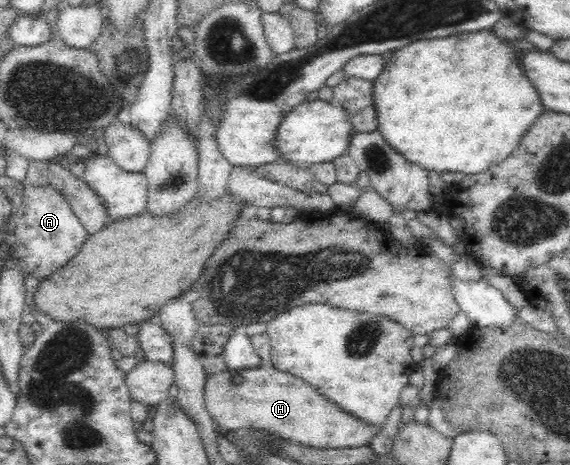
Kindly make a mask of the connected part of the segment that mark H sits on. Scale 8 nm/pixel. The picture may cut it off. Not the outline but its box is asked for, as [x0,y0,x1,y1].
[204,364,378,448]

